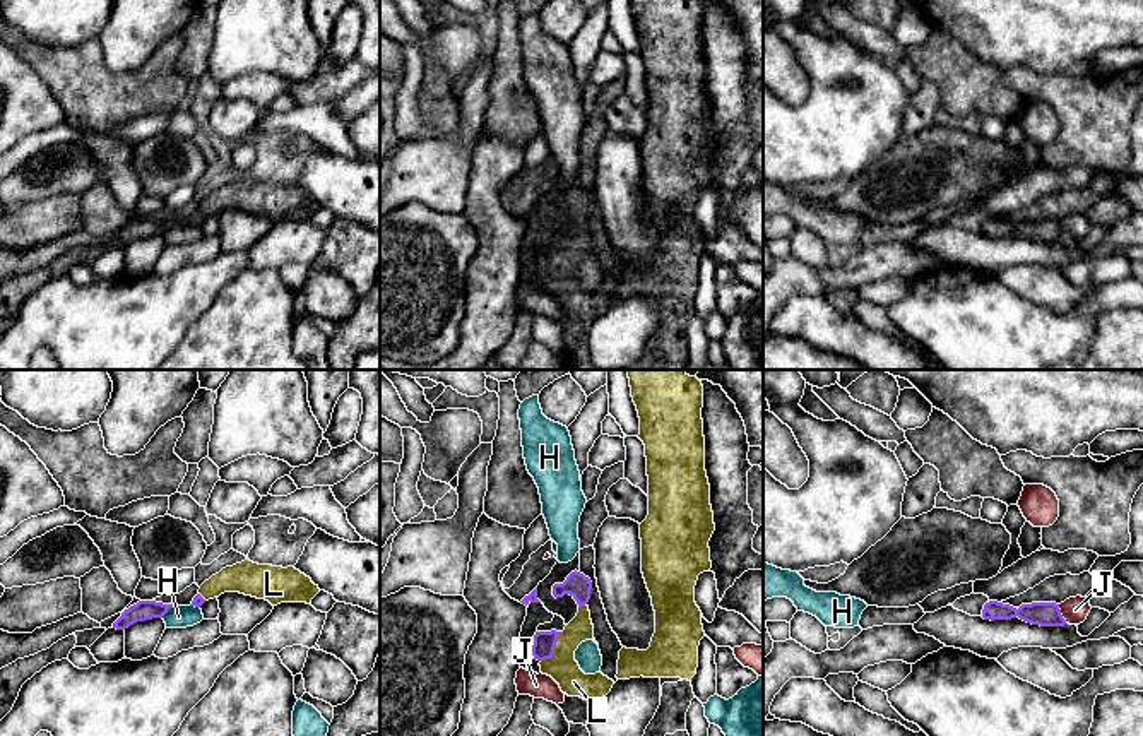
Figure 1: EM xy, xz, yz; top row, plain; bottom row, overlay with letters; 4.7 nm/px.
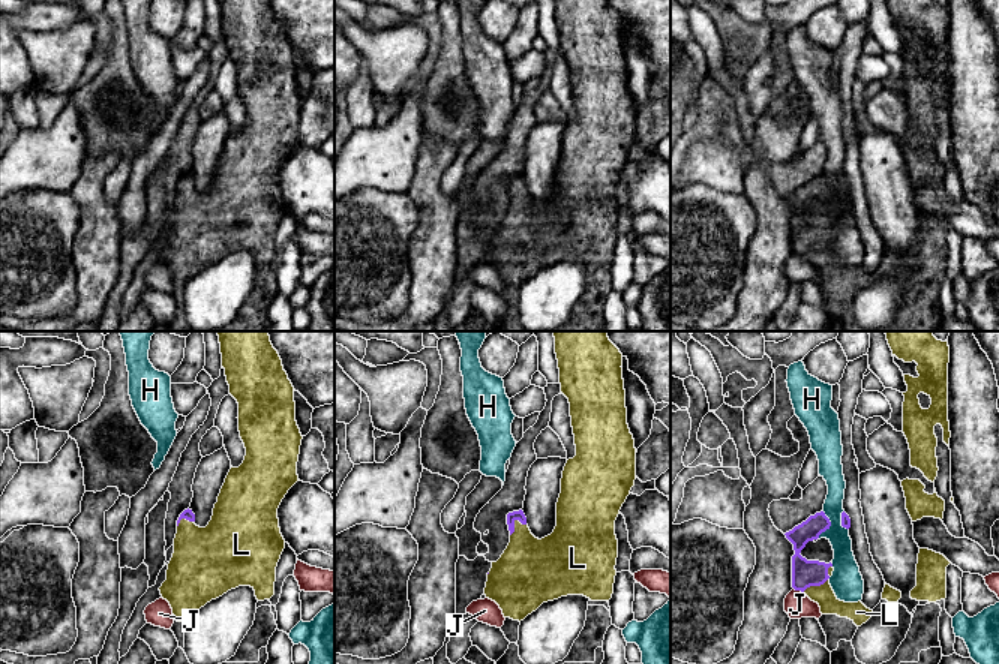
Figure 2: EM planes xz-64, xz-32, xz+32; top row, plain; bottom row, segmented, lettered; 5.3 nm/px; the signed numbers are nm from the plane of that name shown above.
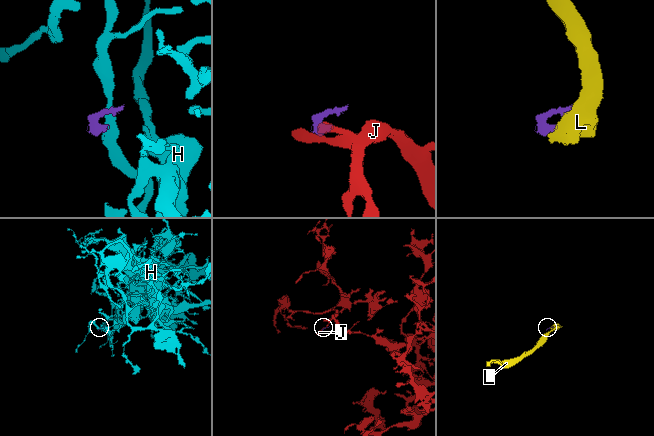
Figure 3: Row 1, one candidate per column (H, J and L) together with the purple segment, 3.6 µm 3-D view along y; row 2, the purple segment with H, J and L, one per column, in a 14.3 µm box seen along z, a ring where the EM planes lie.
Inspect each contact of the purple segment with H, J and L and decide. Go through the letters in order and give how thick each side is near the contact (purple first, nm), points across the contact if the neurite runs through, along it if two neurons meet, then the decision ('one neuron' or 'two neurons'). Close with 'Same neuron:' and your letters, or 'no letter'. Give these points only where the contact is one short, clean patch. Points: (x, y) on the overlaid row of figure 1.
H: 100/110 nm | along xy (177, 605), (161, 617) | two neurons
J: 110/130 nm | along yz (1058, 605), (1066, 622) | two neurons
L: 110/140 nm | one neuron
Same neuron: L

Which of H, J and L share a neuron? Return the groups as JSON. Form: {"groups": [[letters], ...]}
{"groups": [["H"], ["J"], ["L"]]}

